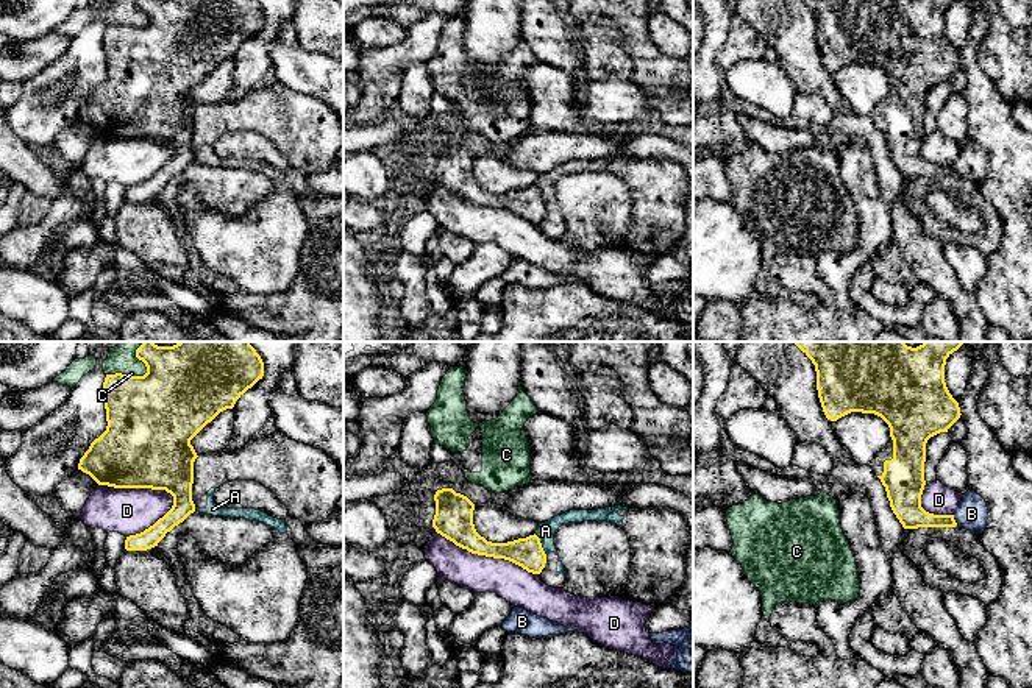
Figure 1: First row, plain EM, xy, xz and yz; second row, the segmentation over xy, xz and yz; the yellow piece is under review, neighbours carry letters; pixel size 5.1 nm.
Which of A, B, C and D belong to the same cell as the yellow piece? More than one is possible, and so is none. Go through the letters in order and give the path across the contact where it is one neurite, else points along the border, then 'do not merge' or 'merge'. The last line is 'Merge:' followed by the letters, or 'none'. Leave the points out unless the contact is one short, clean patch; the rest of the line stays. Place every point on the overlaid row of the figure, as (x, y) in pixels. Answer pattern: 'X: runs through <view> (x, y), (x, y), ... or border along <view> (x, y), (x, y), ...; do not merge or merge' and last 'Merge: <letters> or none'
A: border along xz (534, 534), (547, 554); do not merge
B: do not merge
C: do not merge
D: do not merge
Merge: none

